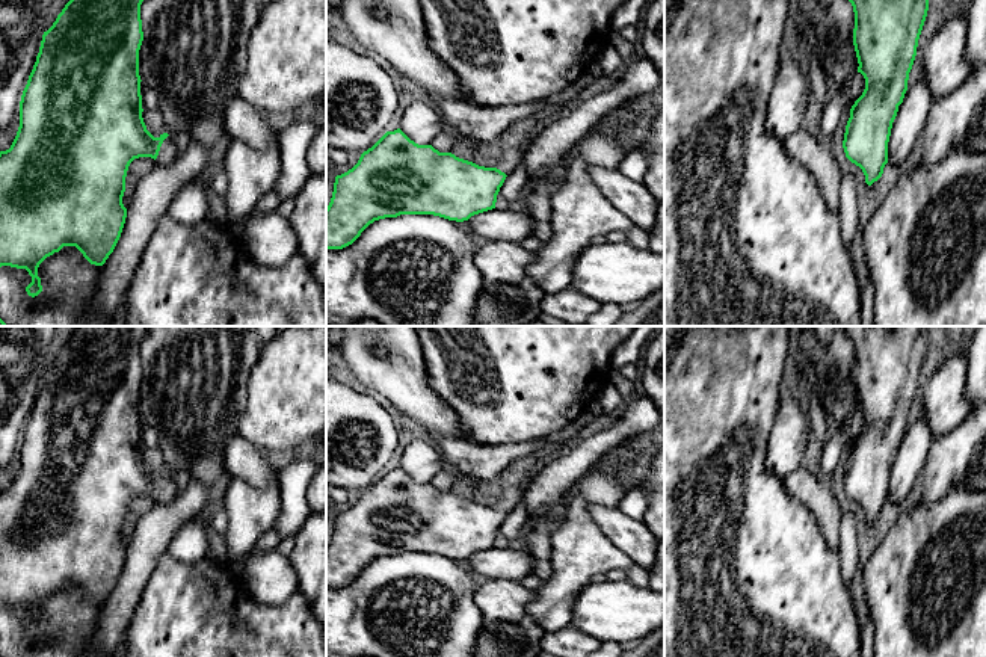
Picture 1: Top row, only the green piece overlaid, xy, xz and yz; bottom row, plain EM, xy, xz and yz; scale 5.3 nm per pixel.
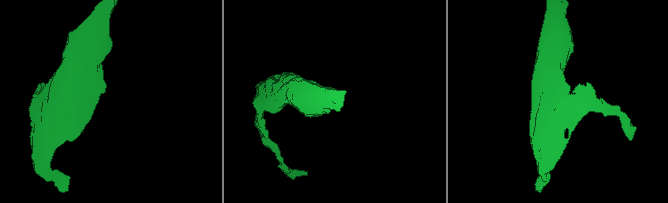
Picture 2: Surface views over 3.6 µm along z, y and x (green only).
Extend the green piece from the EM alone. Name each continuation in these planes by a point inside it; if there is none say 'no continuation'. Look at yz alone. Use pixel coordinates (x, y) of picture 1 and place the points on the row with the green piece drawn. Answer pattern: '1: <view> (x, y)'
no continuation

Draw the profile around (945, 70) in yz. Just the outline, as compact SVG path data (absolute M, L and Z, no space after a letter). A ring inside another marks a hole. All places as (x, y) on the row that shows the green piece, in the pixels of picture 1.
M965 17L947 20L923 54L924 79L935 100L960 88L977 69L965 60Z

